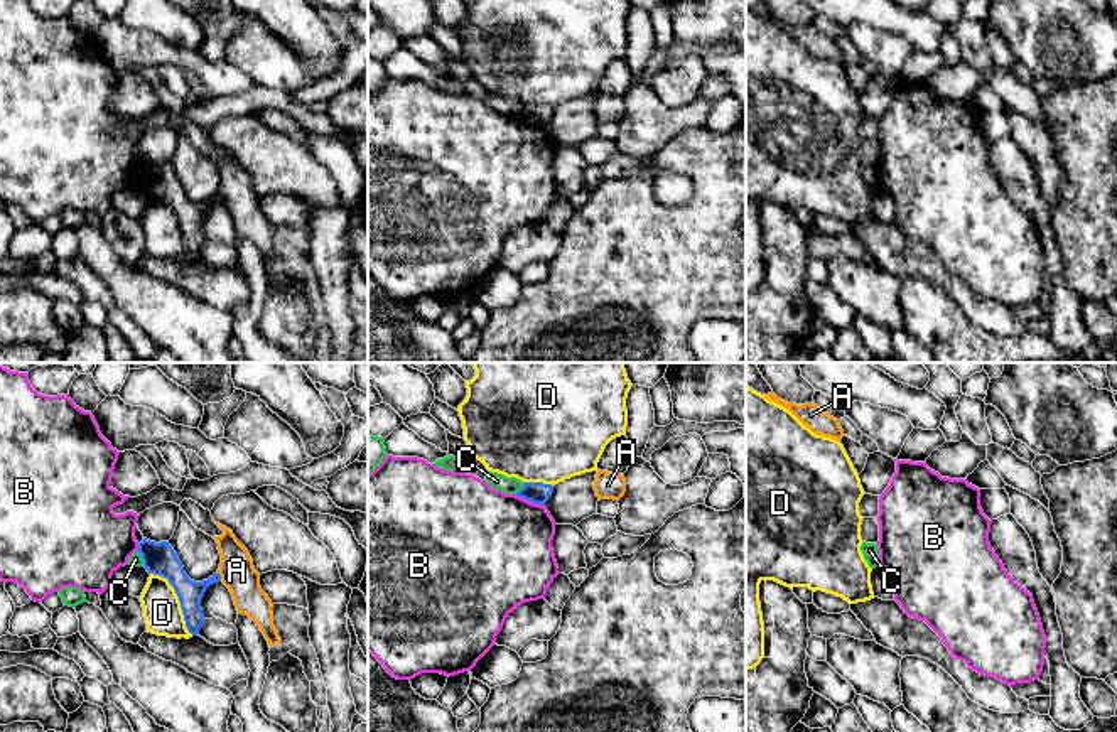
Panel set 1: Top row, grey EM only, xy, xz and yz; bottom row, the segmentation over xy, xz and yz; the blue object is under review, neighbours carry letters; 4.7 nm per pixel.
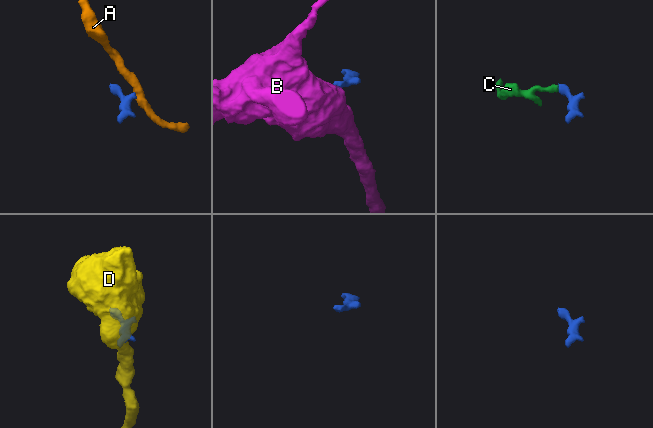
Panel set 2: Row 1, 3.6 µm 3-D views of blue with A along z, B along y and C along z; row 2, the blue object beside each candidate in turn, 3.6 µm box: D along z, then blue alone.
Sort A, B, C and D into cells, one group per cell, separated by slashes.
A / B / C / D

